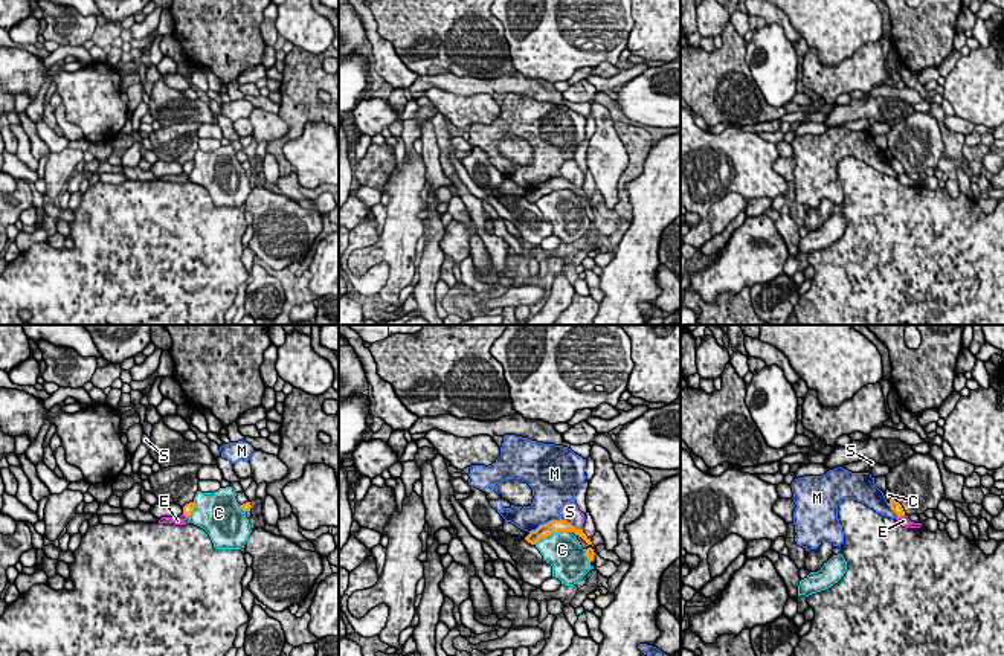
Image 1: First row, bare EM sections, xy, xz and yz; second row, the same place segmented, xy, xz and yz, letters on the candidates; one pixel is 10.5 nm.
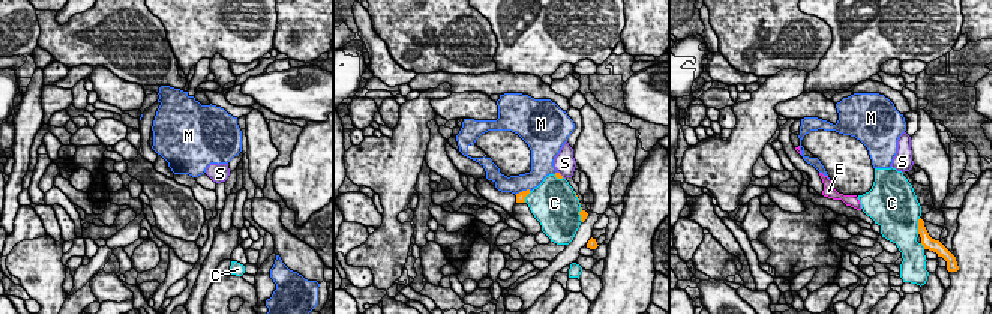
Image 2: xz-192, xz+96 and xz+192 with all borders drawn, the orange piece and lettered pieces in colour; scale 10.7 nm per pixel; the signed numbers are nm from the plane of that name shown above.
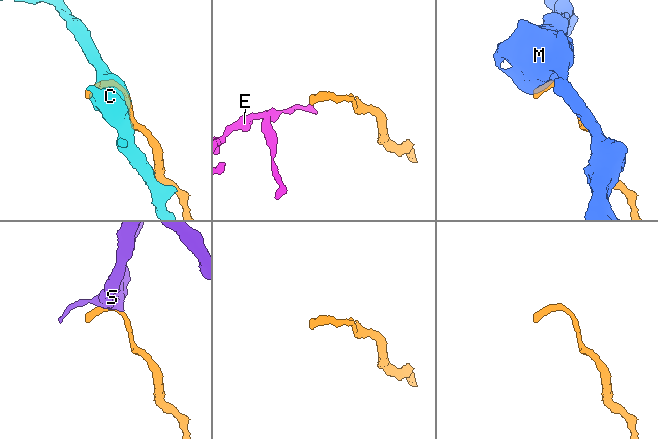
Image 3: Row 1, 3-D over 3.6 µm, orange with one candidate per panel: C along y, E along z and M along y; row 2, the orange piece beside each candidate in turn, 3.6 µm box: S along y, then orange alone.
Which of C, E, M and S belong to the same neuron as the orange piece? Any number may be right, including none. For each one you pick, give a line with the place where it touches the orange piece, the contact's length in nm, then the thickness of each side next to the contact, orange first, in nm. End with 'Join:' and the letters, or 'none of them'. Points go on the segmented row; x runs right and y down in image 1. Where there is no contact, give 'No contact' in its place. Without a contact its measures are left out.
Join: none of them

